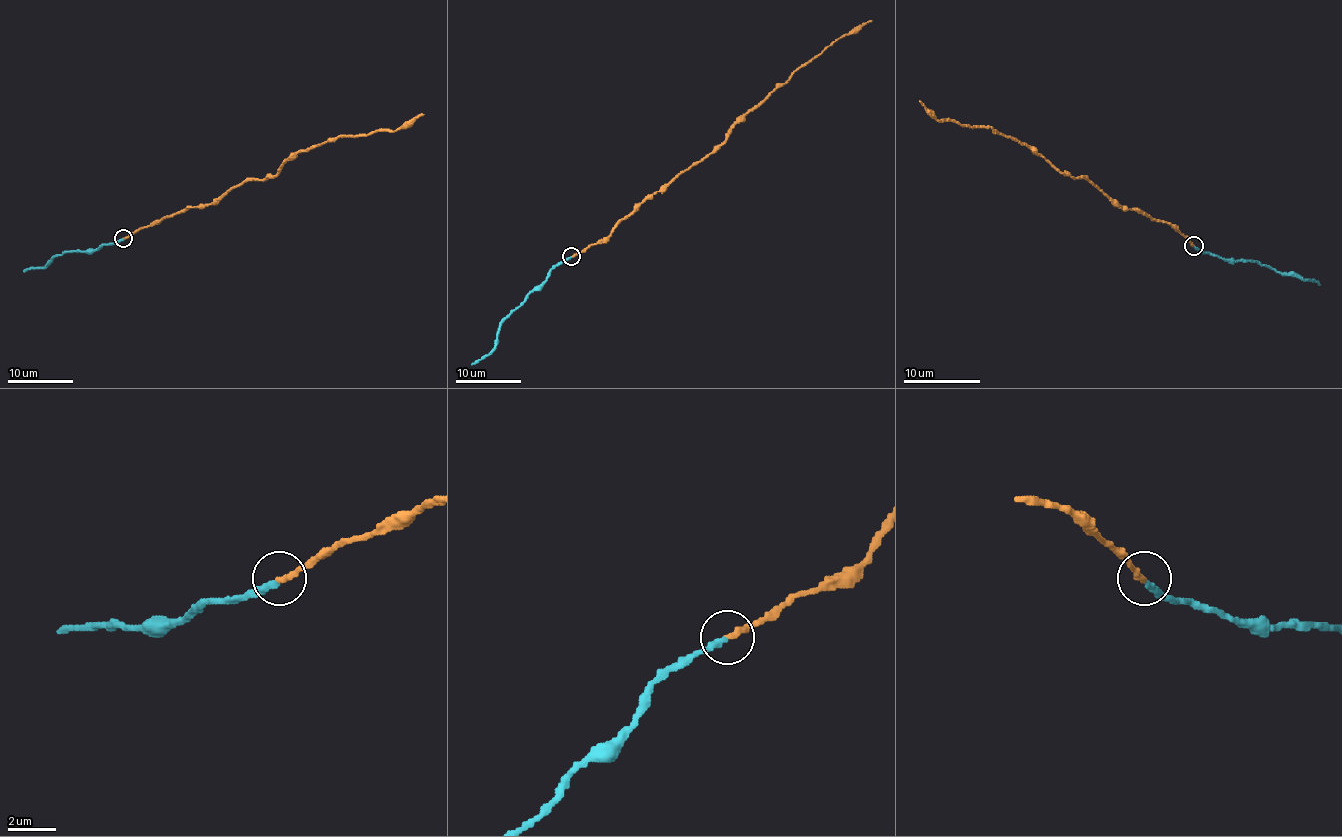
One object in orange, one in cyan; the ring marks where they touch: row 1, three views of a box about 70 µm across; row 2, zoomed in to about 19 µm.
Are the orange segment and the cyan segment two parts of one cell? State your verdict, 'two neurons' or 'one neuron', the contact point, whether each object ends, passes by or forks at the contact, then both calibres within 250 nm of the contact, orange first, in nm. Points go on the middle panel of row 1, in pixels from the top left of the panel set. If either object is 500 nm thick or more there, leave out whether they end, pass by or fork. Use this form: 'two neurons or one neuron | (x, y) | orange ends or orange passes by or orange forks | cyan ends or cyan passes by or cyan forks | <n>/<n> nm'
one neuron | (571, 256) | orange ends | cyan ends | 300/320 nm

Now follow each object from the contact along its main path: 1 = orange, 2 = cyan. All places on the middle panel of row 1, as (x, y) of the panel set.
1: (572, 257), (601, 242), (639, 206), (712, 153), (725, 135), (799, 67), (872, 21)
2: (572, 257), (559, 262), (550, 270), (550, 275), (504, 321), (497, 331), (496, 346), (471, 364)

